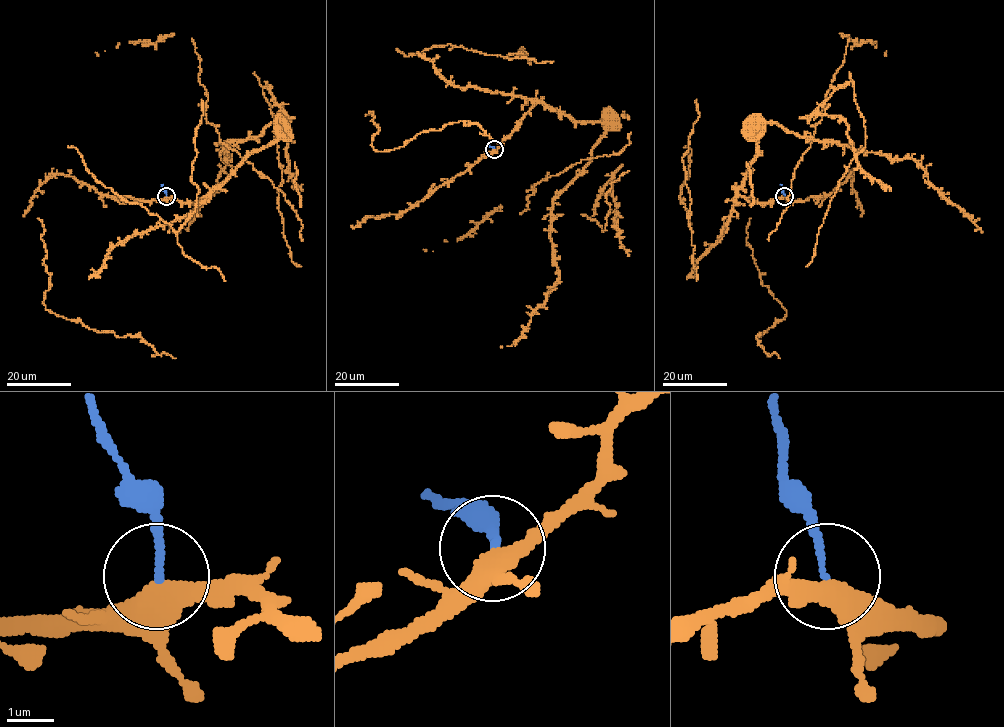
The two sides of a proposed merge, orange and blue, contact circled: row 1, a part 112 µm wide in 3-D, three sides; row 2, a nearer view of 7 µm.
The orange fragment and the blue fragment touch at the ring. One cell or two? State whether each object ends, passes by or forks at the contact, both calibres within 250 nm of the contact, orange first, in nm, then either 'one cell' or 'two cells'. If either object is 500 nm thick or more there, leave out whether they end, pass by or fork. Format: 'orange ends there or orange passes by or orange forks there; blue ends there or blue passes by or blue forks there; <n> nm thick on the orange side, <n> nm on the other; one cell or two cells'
orange passes by; blue ends there; 420 nm thick on the orange side, 130 nm on the other; two cells

